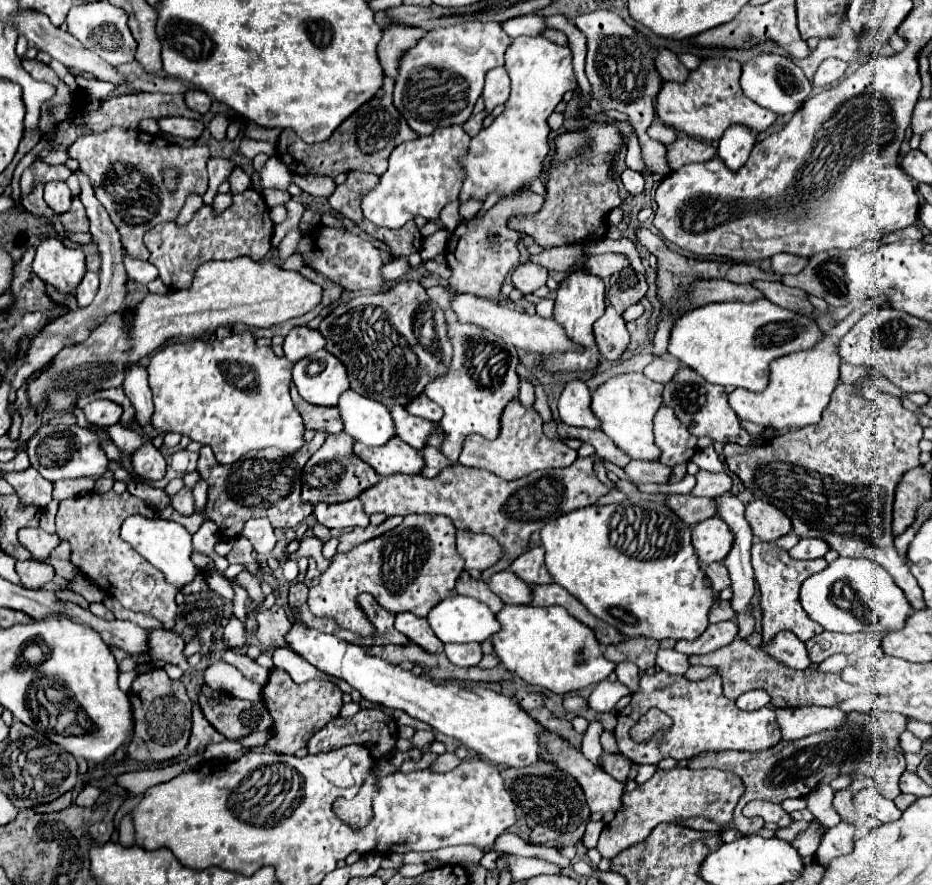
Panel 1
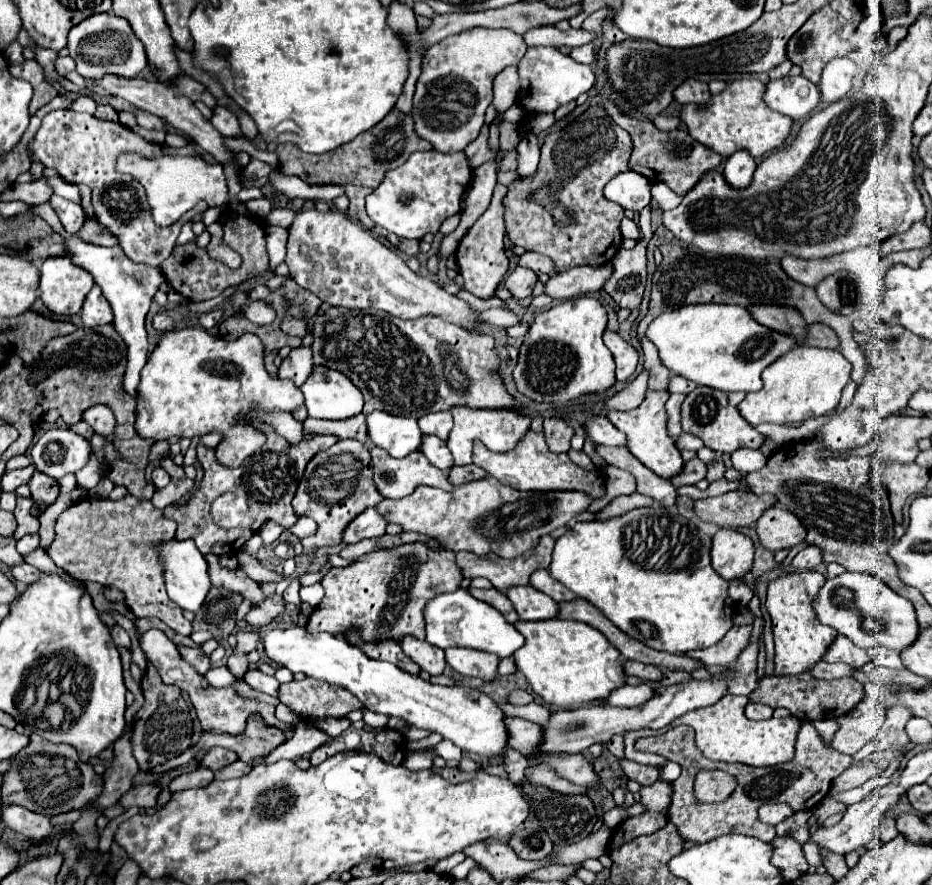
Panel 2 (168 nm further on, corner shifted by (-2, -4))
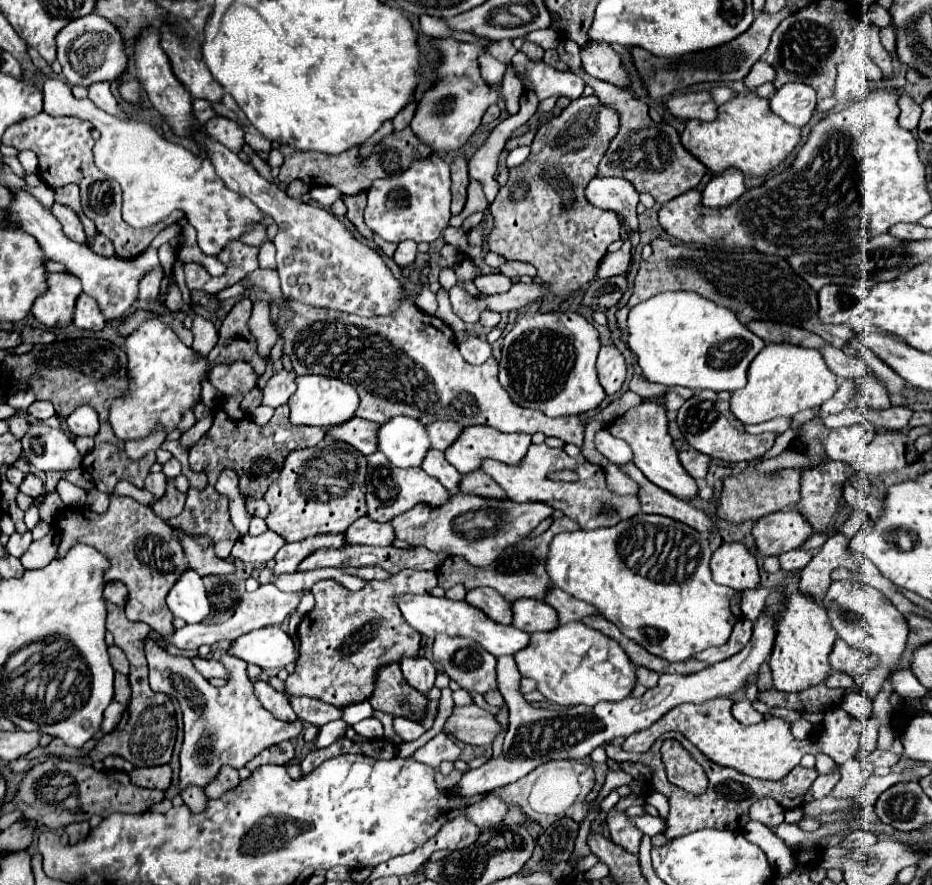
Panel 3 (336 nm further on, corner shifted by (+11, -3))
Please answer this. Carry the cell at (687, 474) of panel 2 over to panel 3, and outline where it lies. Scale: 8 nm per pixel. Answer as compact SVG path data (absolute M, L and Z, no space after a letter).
M685 450L679 454L679 460L683 464L683 468L695 478L695 480L703 480L707 476L707 470L709 470L709 462L711 458L697 452L697 450Z

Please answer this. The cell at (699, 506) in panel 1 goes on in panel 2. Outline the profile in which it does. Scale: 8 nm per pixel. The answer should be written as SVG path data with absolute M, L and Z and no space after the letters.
M730 491L712 499L698 499L694 501L694 513L702 523L714 523L718 527L750 527L758 521L764 509L774 505L774 495L754 495L752 491Z

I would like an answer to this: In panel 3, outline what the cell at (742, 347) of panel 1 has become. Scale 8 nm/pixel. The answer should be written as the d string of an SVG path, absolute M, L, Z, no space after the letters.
M661 292L629 310L627 348L637 356L645 380L693 390L737 390L747 382L747 368L765 342L723 306L695 292Z

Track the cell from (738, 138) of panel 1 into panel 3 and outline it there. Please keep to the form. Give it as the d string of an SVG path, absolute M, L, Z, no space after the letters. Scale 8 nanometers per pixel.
M725 170L715 176L703 190L703 206L725 208L731 206L745 192L743 174L739 170Z

